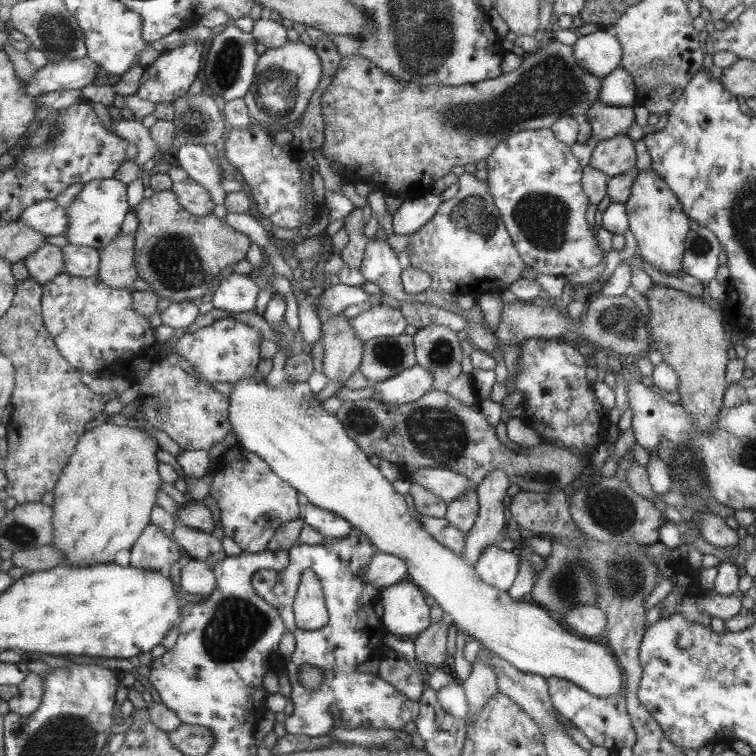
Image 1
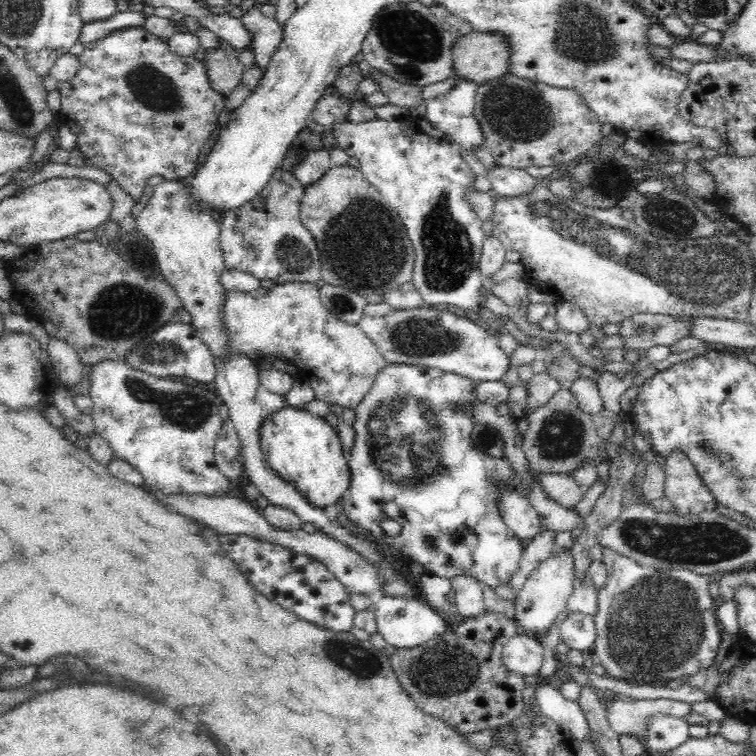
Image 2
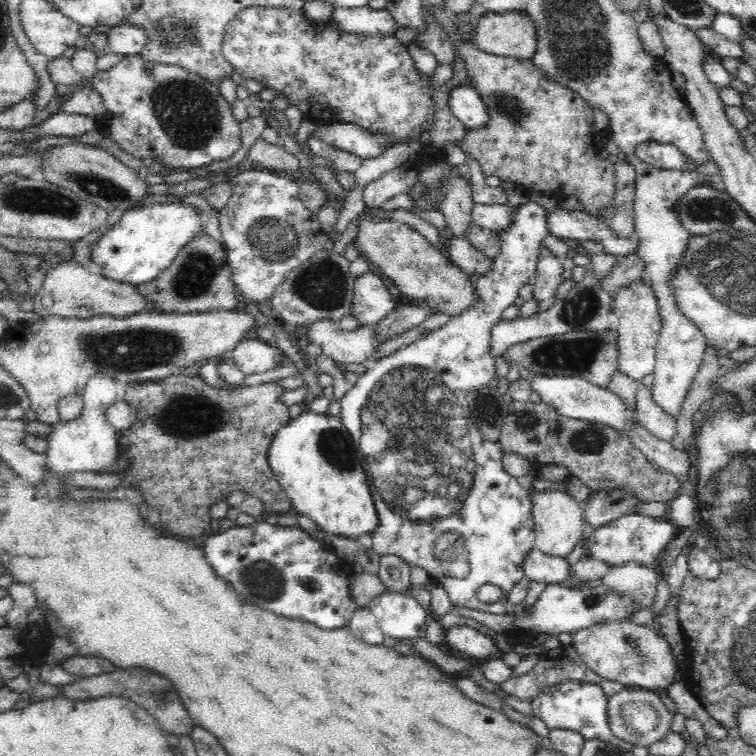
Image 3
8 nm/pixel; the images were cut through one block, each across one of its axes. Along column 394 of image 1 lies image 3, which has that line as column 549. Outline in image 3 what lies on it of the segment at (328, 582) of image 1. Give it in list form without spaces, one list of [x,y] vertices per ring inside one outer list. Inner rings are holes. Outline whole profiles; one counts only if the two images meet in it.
[[[576,682],[576,688],[546,688],[544,694],[532,700],[532,708],[534,716],[546,722],[550,730],[574,730],[586,740],[602,740],[632,752],[634,746],[630,742],[616,738],[612,734],[612,728],[608,726],[608,700],[610,698],[604,696],[602,686],[590,682]]]

